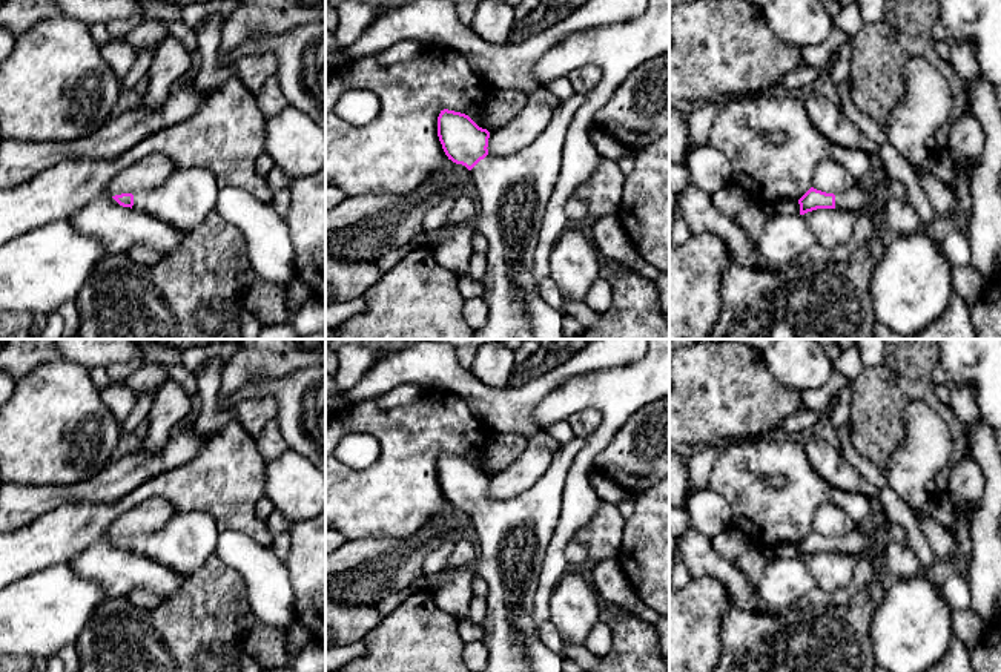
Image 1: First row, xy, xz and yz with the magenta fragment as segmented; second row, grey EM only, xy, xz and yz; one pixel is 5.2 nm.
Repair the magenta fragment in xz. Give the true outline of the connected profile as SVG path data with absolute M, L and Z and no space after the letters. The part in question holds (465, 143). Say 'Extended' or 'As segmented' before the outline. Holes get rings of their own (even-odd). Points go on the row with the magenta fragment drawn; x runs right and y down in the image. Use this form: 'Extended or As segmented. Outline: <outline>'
Extended. Outline: M580 94L560 101L545 130L531 144L507 156L488 153L490 132L468 115L444 109L438 117L438 137L445 155L471 172L471 183L479 192L474 227L488 241L487 270L481 279L488 319L470 339L534 339L525 296L534 290L534 252L547 204L560 175L567 130L583 101L585 95Z

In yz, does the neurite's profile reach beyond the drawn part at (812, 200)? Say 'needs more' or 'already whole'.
needs more

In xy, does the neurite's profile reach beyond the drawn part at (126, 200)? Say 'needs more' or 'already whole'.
needs more

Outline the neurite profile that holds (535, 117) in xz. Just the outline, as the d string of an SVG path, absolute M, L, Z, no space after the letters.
M539 86L527 95L524 109L507 126L490 132L488 155L507 156L531 144L550 124L559 98Z

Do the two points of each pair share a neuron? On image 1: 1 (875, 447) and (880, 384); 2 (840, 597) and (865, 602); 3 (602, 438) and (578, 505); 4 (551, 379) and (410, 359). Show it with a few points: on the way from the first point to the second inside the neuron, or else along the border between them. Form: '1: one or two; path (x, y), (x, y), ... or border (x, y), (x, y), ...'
1: one; path (877, 431), (878, 399)
2: two; border (878, 580), (860, 588), (845, 603), (815, 605)
3: one; path (587, 454), (579, 468), (578, 488)
4: one; path (516, 398), (481, 398), (445, 375)

